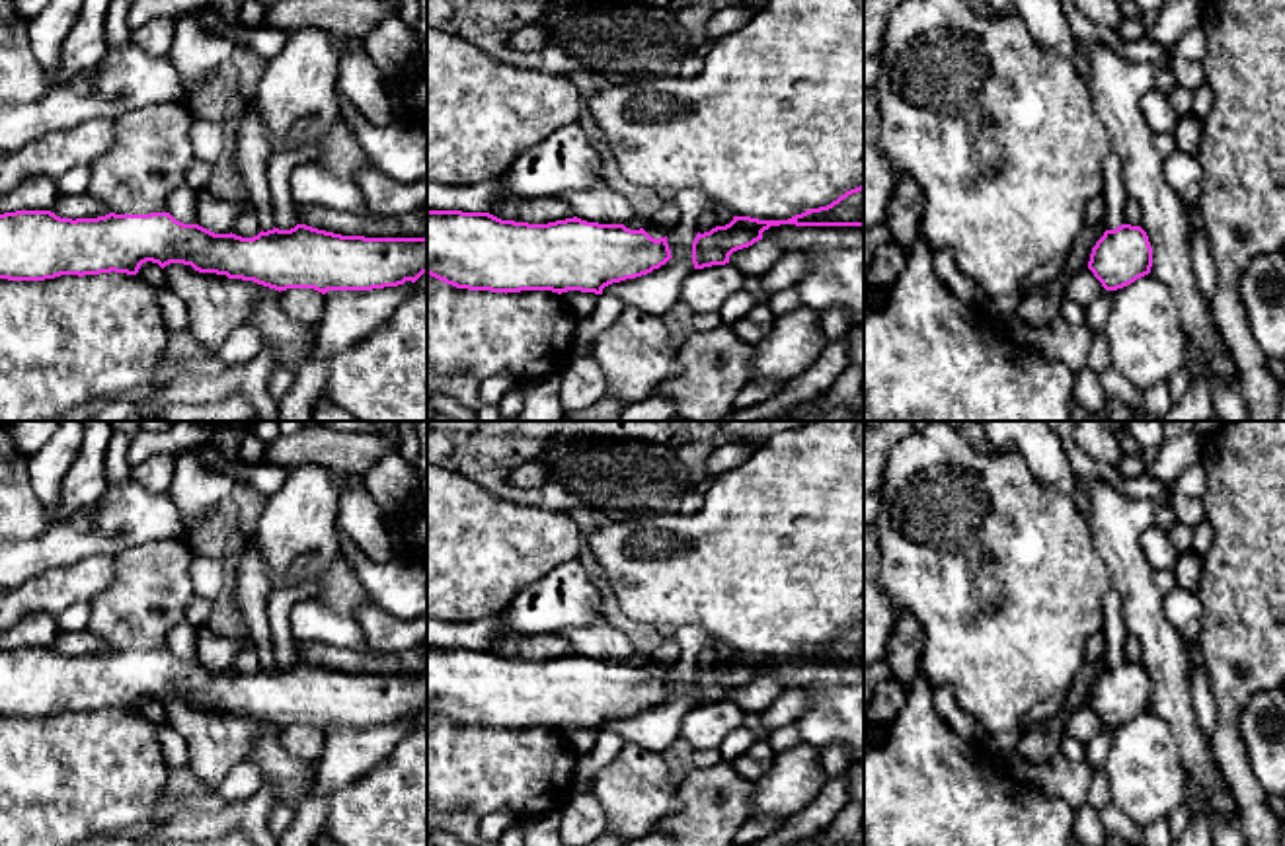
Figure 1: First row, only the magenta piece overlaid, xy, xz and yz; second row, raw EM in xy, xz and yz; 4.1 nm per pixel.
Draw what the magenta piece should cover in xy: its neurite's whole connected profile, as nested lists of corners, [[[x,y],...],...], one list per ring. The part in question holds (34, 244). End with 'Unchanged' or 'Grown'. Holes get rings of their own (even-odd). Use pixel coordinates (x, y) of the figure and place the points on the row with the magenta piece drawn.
[[[51,211],[0,214],[0,279],[136,275],[152,261],[287,290],[372,290],[427,273],[427,238],[341,236],[296,224],[253,238],[214,234],[170,212],[60,218]]]. Unchanged

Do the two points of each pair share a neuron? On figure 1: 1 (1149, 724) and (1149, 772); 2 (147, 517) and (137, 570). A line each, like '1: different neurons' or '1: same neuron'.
1: same neuron
2: different neurons

